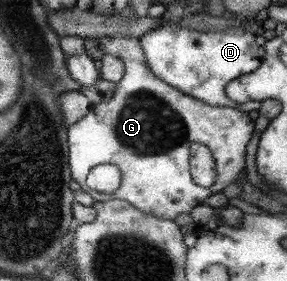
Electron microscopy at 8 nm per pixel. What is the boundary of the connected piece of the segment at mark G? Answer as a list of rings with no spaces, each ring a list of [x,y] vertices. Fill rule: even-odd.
[[[112,35],[96,38],[104,54],[118,56],[124,62],[124,75],[117,83],[117,91],[108,103],[93,104],[88,115],[69,127],[70,169],[73,169],[74,181],[77,181],[84,191],[92,191],[92,188],[88,189],[88,173],[98,164],[114,164],[121,169],[121,187],[111,194],[92,195],[95,201],[126,200],[144,213],[175,220],[182,213],[190,214],[193,207],[204,203],[206,197],[226,189],[246,171],[246,145],[252,139],[252,133],[255,133],[254,121],[246,115],[246,111],[230,106],[210,105],[158,79],[158,75],[154,75],[154,71],[150,71],[150,65],[146,63],[145,51],[138,37]],[[192,143],[202,143],[212,151],[218,175],[216,183],[209,188],[196,185],[192,179],[189,166]]]

